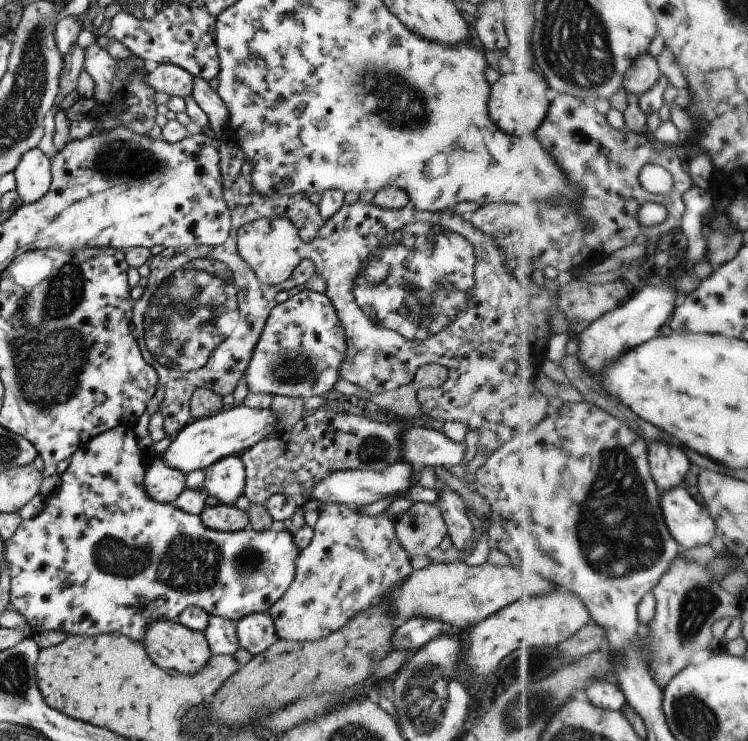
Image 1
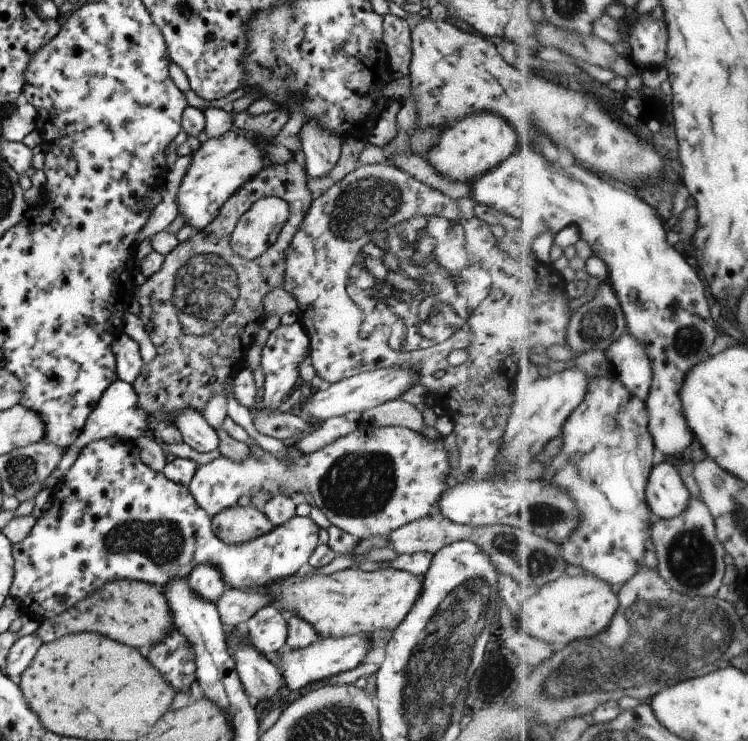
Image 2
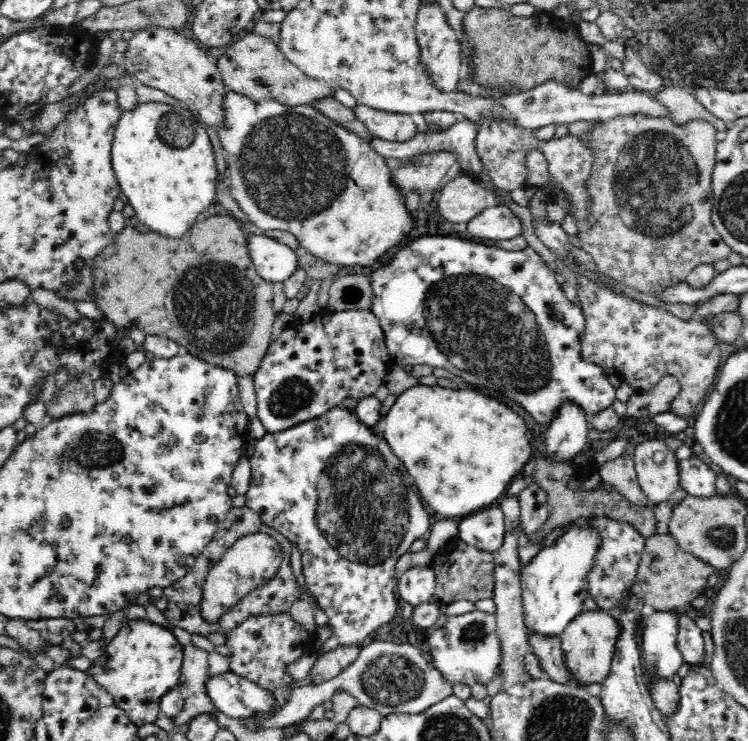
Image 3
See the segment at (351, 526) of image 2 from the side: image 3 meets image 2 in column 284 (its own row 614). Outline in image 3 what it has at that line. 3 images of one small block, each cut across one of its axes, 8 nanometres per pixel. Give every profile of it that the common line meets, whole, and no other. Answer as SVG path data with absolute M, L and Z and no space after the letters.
M475 609L473 612L447 616L443 625L423 634L421 646L433 667L450 684L468 684L470 687L472 684L487 685L496 676L502 660L501 642L496 630L496 615Z

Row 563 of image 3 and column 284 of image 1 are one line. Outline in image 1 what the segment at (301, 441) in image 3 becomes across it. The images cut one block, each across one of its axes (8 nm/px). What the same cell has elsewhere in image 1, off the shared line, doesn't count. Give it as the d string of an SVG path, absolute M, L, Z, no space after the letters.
M304 289L270 311L262 336L244 373L249 392L280 396L329 397L340 379L340 364L346 358L344 328L328 296Z

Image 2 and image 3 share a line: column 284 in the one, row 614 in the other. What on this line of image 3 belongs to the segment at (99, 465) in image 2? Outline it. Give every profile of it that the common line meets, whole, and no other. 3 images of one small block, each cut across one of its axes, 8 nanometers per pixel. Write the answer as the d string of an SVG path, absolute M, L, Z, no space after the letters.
M580 520L564 525L567 531L551 546L537 547L526 565L521 569L522 605L524 606L524 624L529 634L542 636L559 636L562 631L584 609L584 600L588 600L587 574L591 571L597 548L600 546L600 537L589 524L581 524Z

